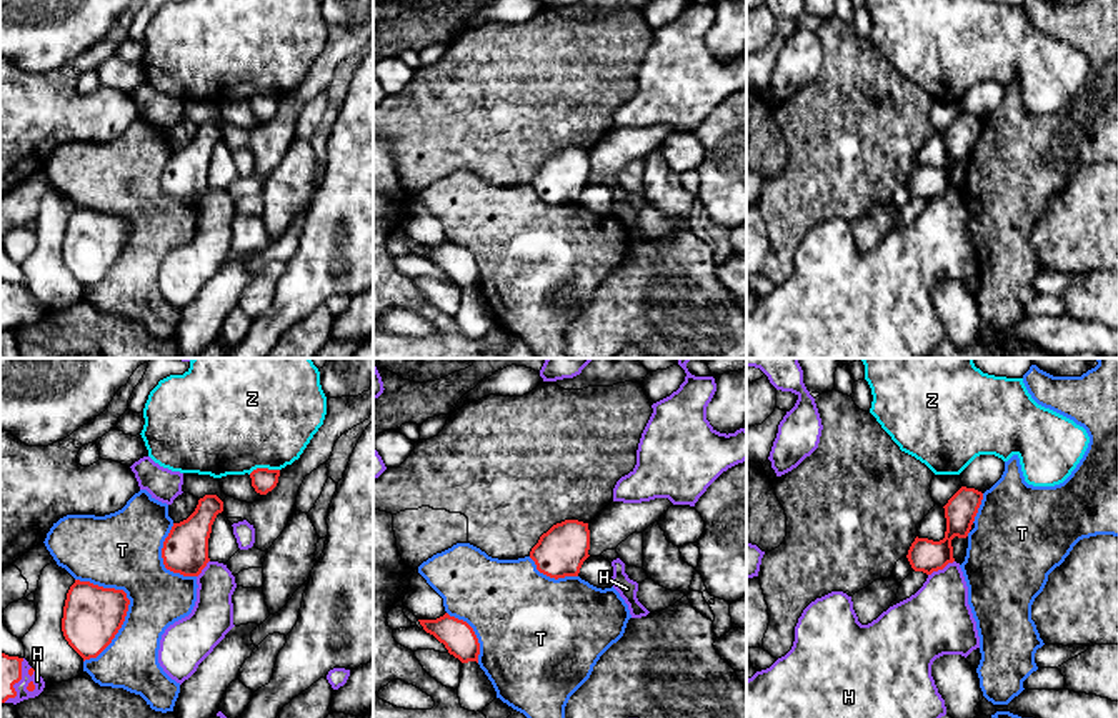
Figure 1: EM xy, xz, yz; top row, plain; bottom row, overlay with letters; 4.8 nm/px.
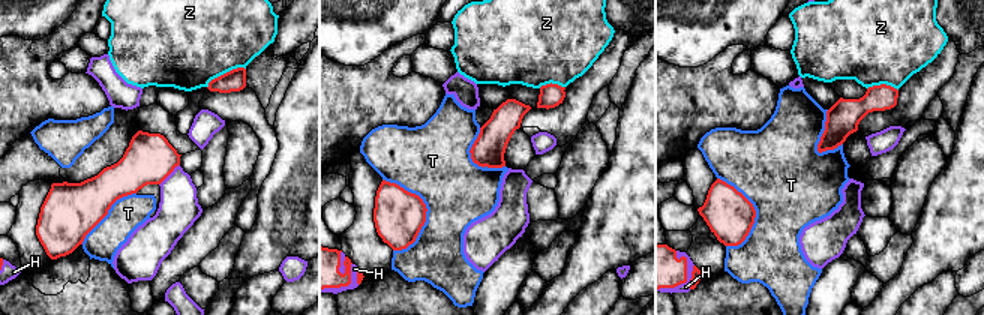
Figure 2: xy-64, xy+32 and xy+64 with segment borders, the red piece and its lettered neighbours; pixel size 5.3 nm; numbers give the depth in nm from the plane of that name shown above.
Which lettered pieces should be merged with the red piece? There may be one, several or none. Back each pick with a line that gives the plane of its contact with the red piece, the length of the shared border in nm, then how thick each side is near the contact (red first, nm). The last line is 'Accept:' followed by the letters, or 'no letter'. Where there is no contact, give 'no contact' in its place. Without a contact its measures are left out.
H: contact in yz; length 150 nm; calibres 160 and 340 nm
Accept: H

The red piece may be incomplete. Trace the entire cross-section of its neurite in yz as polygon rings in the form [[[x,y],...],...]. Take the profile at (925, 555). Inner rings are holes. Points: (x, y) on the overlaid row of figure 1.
[[[961,486],[943,506],[946,518],[945,538],[933,541],[928,538],[915,538],[908,550],[908,561],[915,571],[931,575],[943,570],[948,563],[953,563],[951,540],[955,536],[966,538],[978,508],[981,505],[983,493],[975,488]]]

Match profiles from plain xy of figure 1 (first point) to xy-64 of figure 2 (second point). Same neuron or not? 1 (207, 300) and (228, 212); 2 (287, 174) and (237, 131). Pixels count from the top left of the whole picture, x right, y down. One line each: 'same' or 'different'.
1: same
2: same

